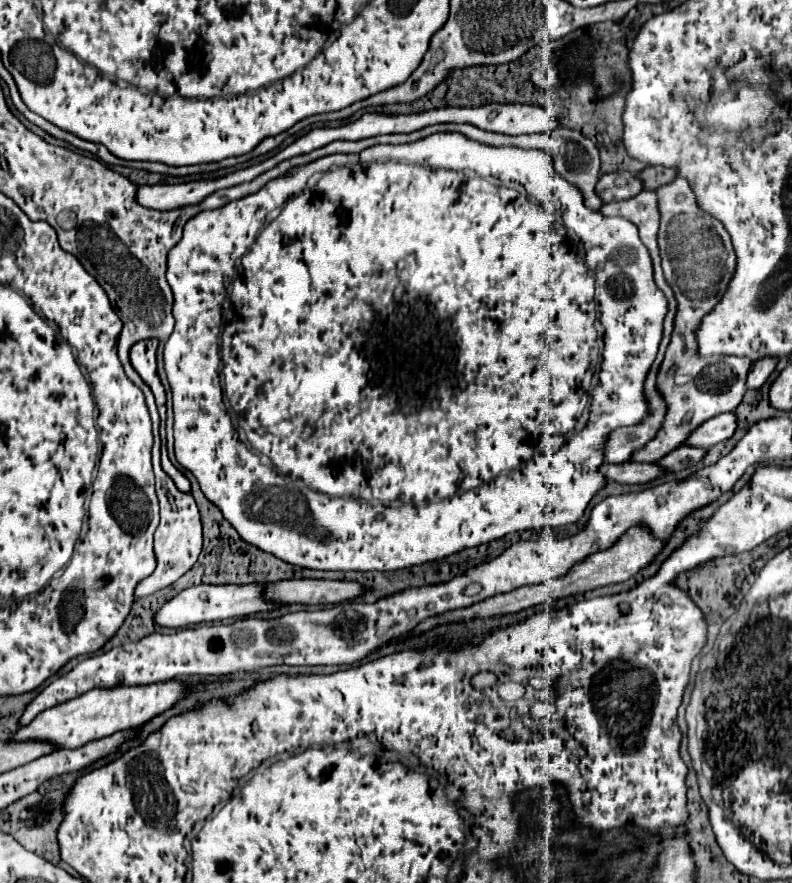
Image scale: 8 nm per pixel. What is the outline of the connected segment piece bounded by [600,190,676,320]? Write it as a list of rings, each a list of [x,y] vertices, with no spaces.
[[[644,190],[630,200],[604,204],[600,208],[600,212],[606,214],[606,216],[624,216],[638,226],[640,238],[642,238],[644,246],[650,250],[650,256],[652,256],[652,262],[654,262],[654,280],[656,280],[658,288],[664,292],[664,296],[668,298],[668,316],[674,320],[676,298],[674,298],[674,292],[668,288],[668,282],[664,280],[664,272],[662,272],[662,266],[660,266],[660,262],[662,262],[660,260],[660,248],[658,248],[658,240],[656,240],[656,232],[660,228],[660,210],[658,210],[656,192]]]

